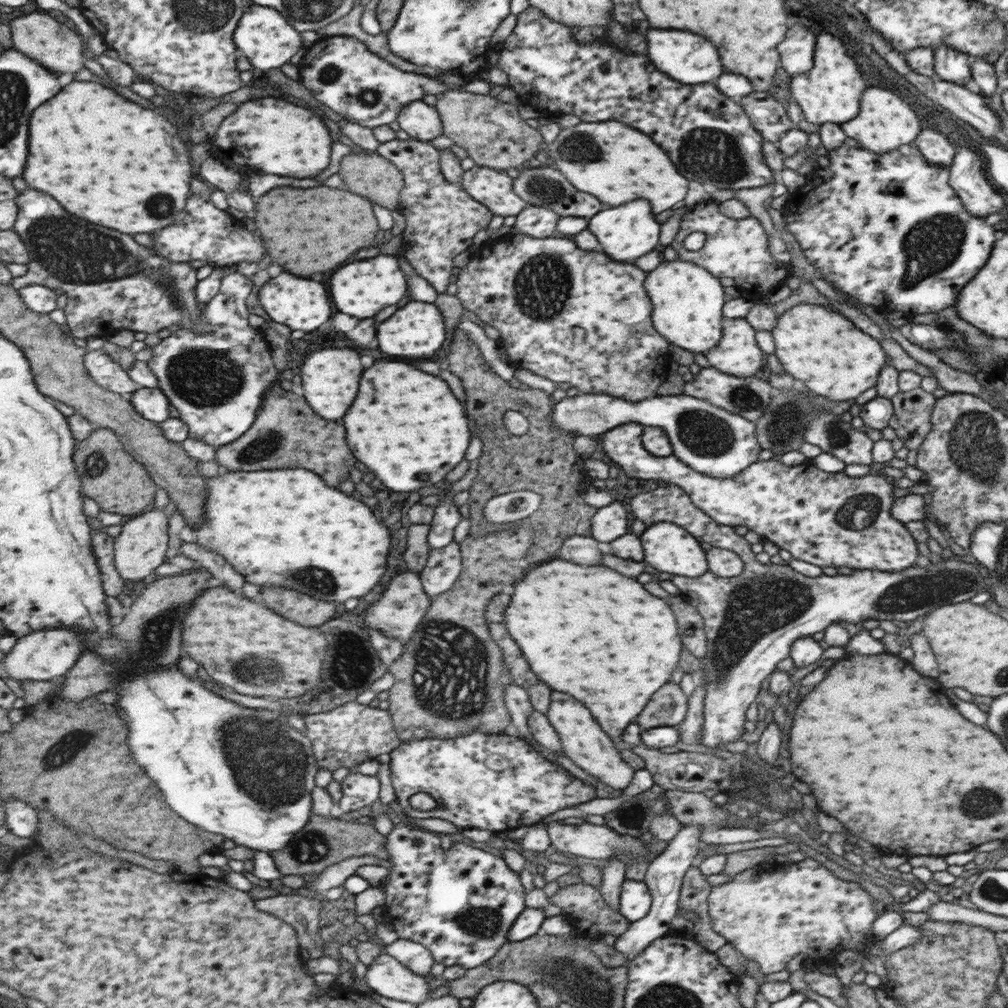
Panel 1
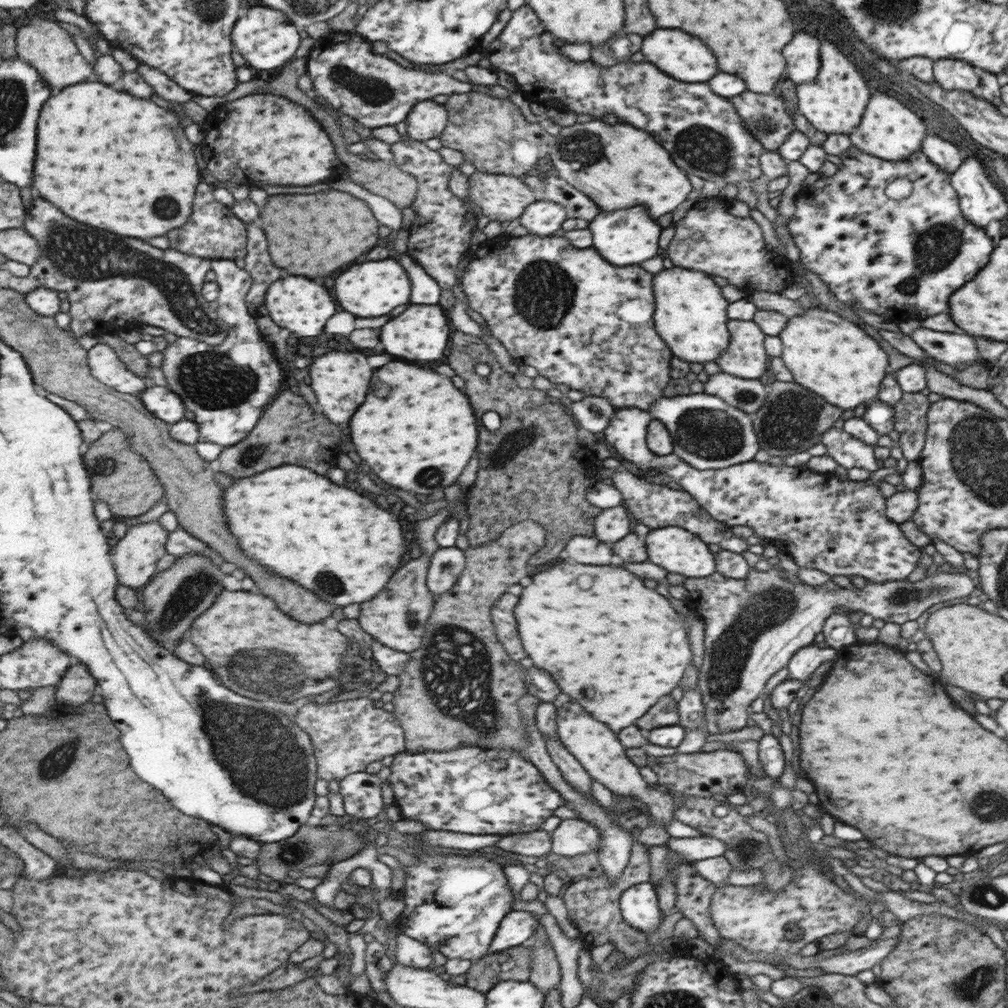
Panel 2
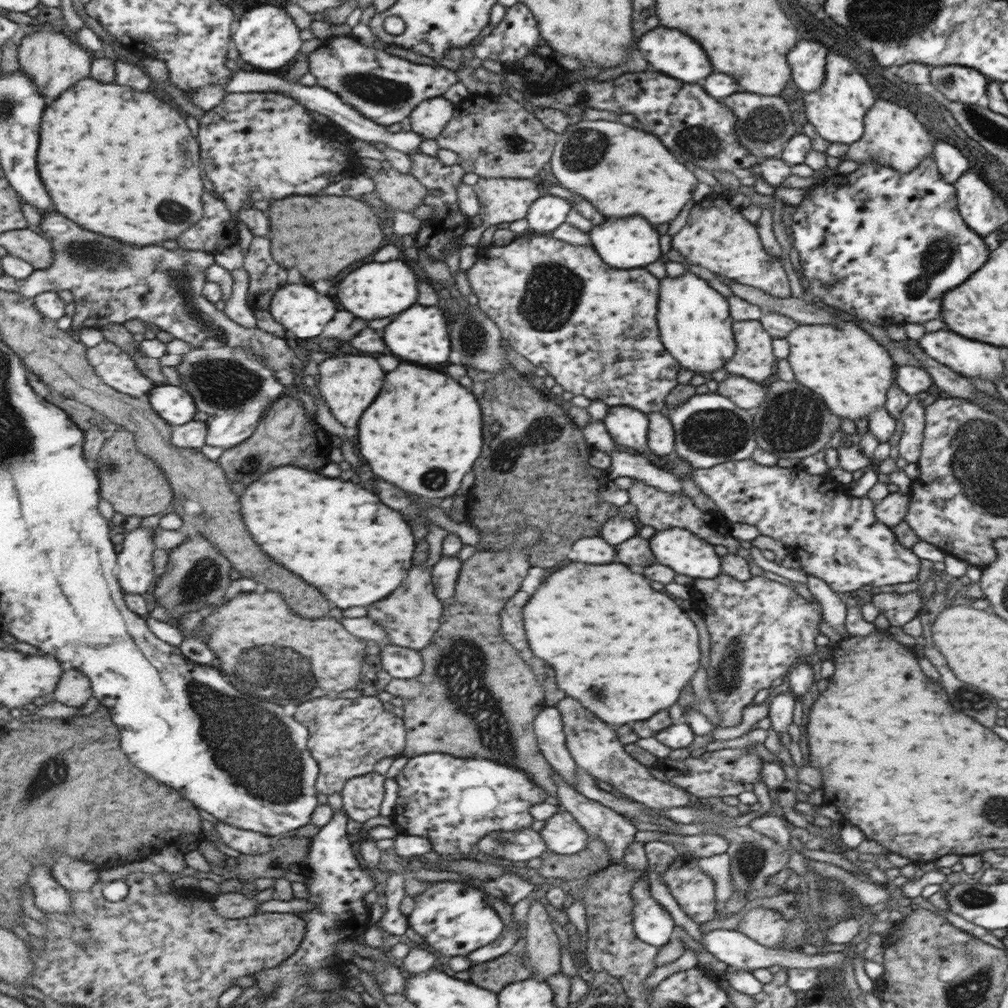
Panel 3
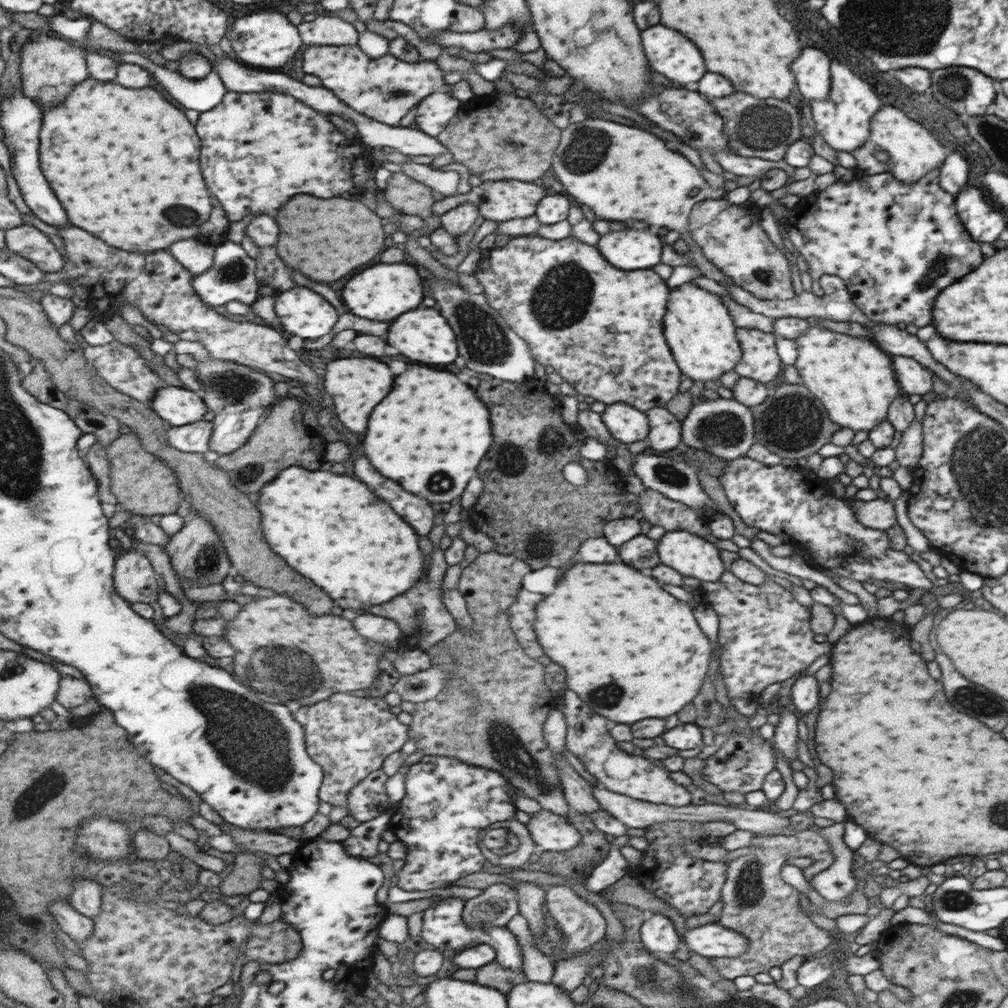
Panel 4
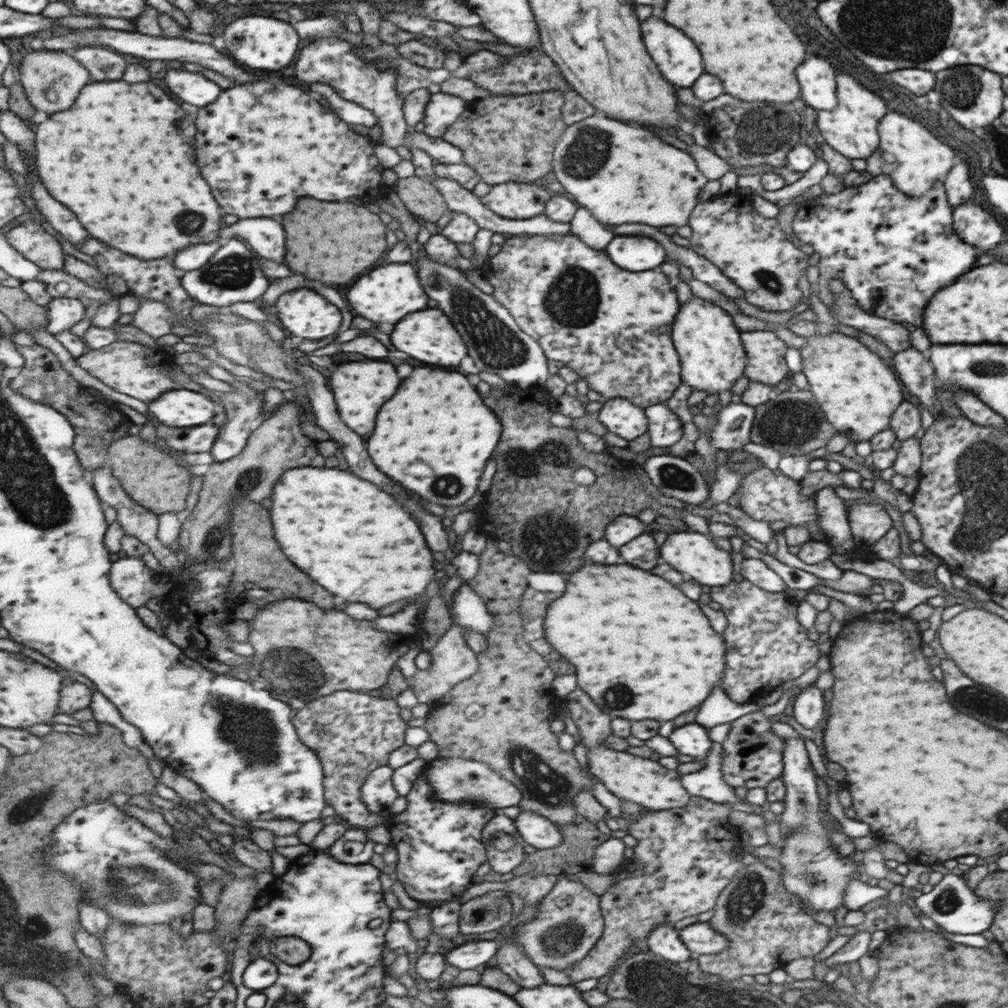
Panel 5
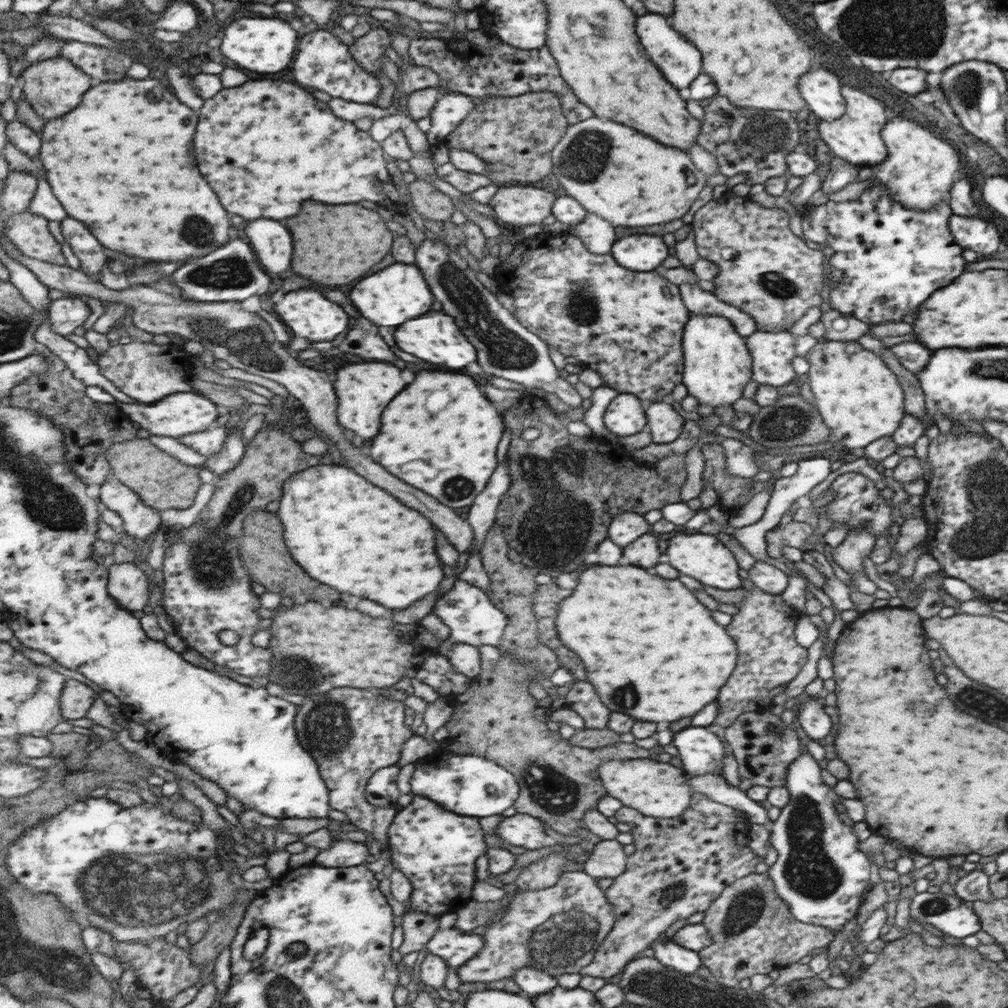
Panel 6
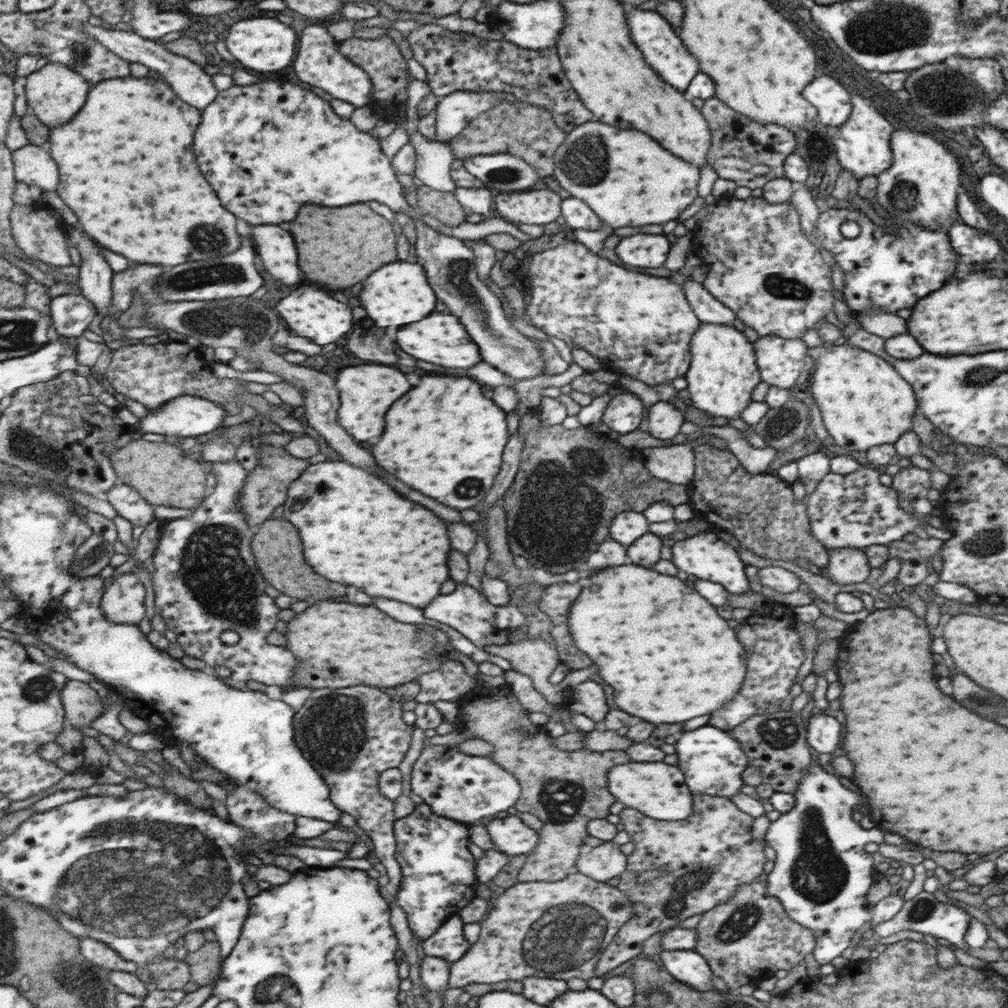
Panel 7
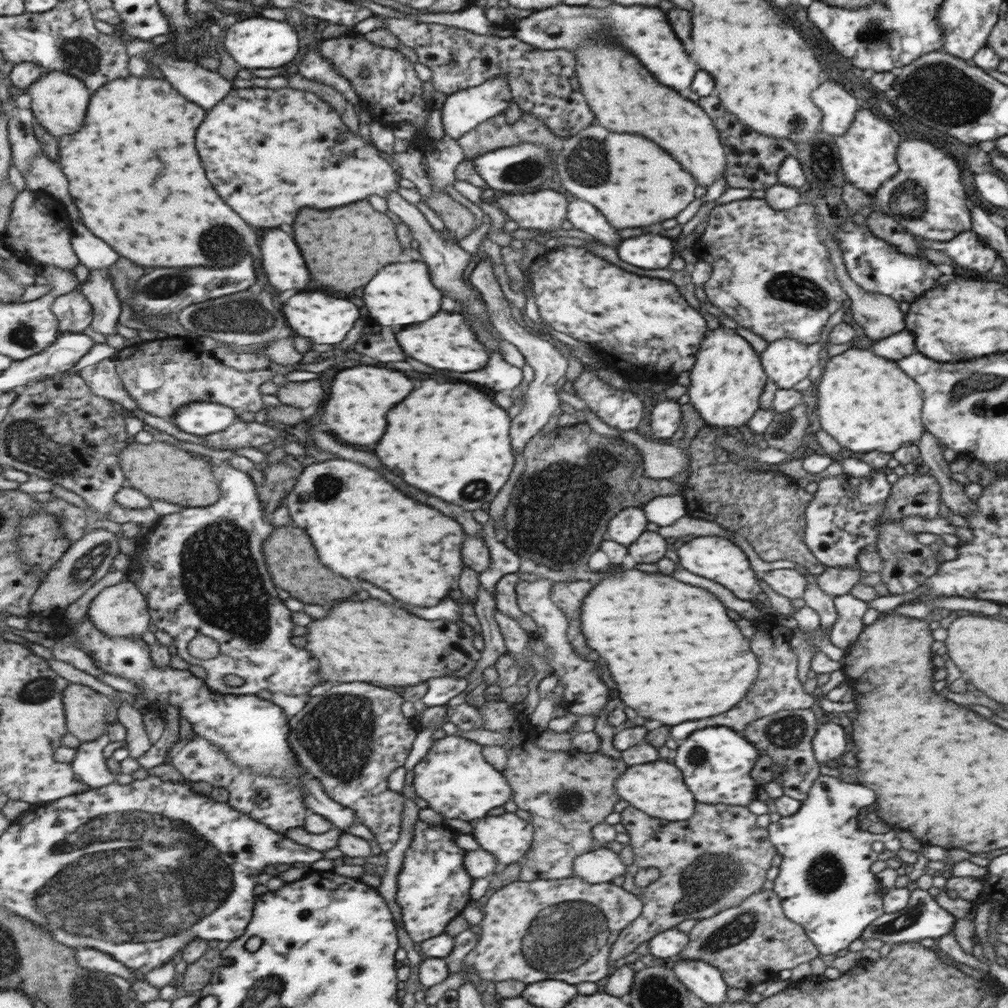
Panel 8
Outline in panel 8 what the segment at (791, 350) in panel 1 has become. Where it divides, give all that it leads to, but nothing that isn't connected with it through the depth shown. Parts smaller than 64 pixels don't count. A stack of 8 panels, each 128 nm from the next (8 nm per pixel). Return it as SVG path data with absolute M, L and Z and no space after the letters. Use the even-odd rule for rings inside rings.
M850 347L829 357L815 378L820 427L845 451L892 453L905 442L916 443L925 430L921 422L921 398L915 382L895 362L879 358L867 349Z

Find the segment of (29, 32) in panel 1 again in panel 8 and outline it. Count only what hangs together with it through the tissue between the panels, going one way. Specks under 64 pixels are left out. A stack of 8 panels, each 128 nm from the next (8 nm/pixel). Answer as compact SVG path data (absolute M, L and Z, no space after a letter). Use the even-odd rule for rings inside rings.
M59 70L47 71L41 78L30 84L27 93L32 99L31 110L34 116L51 134L61 138L63 134L75 134L77 130L81 130L87 114L85 110L91 100L91 92L81 79Z

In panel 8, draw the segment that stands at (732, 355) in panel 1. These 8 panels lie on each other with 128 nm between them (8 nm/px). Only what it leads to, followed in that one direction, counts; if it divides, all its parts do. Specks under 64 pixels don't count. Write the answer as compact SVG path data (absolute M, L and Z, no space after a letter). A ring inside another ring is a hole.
M780 338L768 342L760 352L760 359L764 365L765 374L769 375L779 389L793 388L795 382L803 380L806 384L809 368L818 366L819 350L822 343L813 344Z

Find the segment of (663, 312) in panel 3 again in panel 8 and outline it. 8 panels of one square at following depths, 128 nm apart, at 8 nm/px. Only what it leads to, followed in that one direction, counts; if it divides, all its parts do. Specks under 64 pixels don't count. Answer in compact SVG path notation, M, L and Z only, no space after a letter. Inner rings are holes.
M720 326L709 329L698 344L695 362L688 377L688 402L708 427L743 426L759 408L757 398L763 390L765 374L759 366L757 354L743 340L740 331L723 330Z

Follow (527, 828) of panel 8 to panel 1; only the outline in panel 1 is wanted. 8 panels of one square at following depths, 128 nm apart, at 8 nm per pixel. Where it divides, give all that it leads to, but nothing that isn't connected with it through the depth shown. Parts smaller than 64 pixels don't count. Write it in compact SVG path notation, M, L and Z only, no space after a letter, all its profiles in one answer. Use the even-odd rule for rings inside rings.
M551 821L546 824L545 829L551 846L561 853L569 852L569 854L589 859L607 859L613 854L621 854L621 852L629 854L629 856L637 856L637 858L650 856L640 837L622 835L612 831L609 827L605 827L604 824L594 825L585 822L581 825L569 825L563 824L561 821Z

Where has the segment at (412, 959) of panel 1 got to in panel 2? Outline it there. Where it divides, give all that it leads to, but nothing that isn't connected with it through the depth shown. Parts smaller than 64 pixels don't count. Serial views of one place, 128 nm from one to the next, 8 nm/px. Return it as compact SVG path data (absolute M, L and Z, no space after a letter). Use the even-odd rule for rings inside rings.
M401 932L396 935L395 942L394 956L397 963L416 969L431 968L431 951L426 944Z

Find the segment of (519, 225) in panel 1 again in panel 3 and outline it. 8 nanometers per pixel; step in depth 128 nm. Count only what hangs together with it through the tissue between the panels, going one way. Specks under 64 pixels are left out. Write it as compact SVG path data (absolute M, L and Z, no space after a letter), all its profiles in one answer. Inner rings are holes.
M543 194L528 206L525 220L534 234L550 234L565 222L569 204L560 197Z

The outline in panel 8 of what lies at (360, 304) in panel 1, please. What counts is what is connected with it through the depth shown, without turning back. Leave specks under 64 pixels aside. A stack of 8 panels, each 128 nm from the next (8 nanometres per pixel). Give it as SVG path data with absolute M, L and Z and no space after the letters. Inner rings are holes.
M397 262L383 266L373 282L363 288L363 302L369 316L381 326L407 326L431 318L439 310L441 292L431 286L427 266L417 262Z

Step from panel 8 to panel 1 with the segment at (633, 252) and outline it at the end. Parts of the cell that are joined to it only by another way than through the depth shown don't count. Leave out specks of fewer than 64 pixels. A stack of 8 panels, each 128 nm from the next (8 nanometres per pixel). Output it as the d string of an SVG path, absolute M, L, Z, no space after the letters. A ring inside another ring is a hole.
M633 200L633 202L627 202L625 206L601 210L597 218L589 220L587 230L597 238L603 252L609 254L609 258L617 258L617 262L633 260L633 258L639 258L641 254L647 254L657 246L657 236L659 236L659 224L655 222L649 210L649 202L645 200Z

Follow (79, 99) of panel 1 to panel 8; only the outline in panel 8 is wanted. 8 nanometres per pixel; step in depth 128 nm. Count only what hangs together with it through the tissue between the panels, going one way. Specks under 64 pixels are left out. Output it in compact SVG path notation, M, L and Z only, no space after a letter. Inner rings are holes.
M131 76L97 90L83 130L59 138L63 172L69 178L71 196L81 210L83 222L121 256L141 266L165 268L225 268L243 260L247 254L261 256L257 230L223 202L205 176L207 172L195 148L195 134L205 114L205 108L183 98L167 80Z

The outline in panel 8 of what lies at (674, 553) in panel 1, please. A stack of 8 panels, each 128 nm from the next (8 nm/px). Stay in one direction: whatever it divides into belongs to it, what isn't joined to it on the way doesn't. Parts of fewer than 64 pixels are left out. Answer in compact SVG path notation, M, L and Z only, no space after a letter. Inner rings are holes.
M717 536L695 537L693 540L689 540L687 544L677 548L677 560L679 560L681 568L685 568L697 576L715 580L717 584L731 590L735 594L735 598L739 598L739 600L751 601L759 592L758 580L753 578L753 572L749 570L749 562L747 562L745 554L735 544L731 544L729 540L723 540Z

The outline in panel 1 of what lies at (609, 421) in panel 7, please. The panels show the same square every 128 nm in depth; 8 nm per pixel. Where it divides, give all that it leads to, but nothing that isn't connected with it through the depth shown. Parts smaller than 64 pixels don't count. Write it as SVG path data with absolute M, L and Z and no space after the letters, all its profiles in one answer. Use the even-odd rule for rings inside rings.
M626 422L625 424L620 424L619 426L604 432L603 436L601 436L599 448L604 452L605 460L608 463L616 464L616 466L625 473L625 476L628 476L629 478L641 478L643 480L661 479L664 484L676 484L690 497L690 501L697 507L697 509L709 516L709 518L711 518L711 520L716 524L729 527L747 527L749 531L757 533L762 540L773 543L775 546L779 547L779 549L786 550L793 559L812 564L819 568L831 566L836 569L839 566L846 566L853 570L867 569L877 572L901 572L900 570L908 569L915 564L915 558L917 558L917 546L915 546L911 534L905 532L906 527L903 526L903 524L901 524L901 522L895 517L891 518L892 514L889 514L889 508L892 508L891 502L893 502L893 494L891 494L891 490L893 490L893 488L891 488L891 484L889 484L885 478L881 478L881 476L873 476L873 474L867 473L865 476L859 478L851 478L843 471L826 473L825 471L818 469L811 460L793 466L785 466L777 457L774 457L761 462L752 462L748 468L745 468L740 474L736 474L736 476L730 476L729 478L711 478L707 474L699 474L699 472L691 470L688 466L685 466L684 462L681 462L680 459L675 458L672 454L663 458L657 458L656 456L649 454L643 447L642 428L643 426L636 422Z

